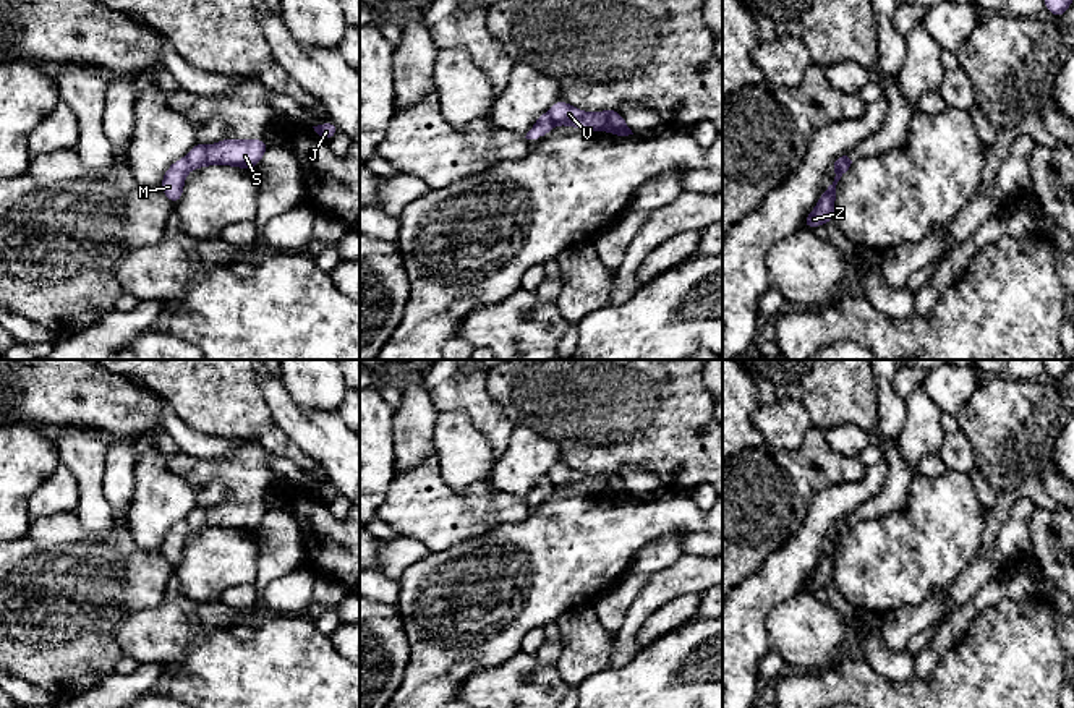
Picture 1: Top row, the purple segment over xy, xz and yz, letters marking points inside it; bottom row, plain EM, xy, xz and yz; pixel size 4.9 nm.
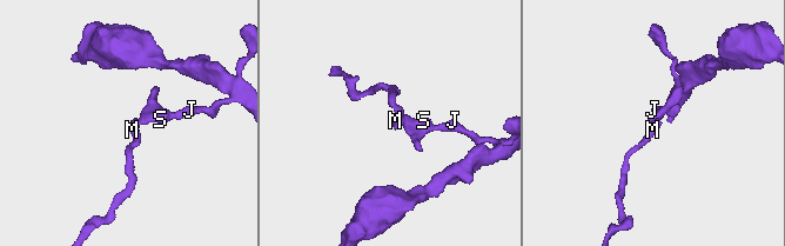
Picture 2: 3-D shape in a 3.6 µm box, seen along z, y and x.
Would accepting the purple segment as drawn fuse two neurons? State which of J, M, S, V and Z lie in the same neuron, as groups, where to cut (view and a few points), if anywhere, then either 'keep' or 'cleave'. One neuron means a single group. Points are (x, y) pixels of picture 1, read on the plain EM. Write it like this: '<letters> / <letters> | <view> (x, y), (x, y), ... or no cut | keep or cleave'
J S V / M Z | xy (185, 520), (190, 532) | cleave

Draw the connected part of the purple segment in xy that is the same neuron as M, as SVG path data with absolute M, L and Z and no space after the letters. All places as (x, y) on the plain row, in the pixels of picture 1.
M186 520L175 523L165 535L160 552L168 561L168 564L175 569L180 565L183 557L183 548L186 543L186 538L190 535L190 525Z

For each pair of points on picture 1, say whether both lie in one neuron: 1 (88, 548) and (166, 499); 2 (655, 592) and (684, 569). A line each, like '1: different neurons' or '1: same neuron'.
1: different neurons
2: same neuron

